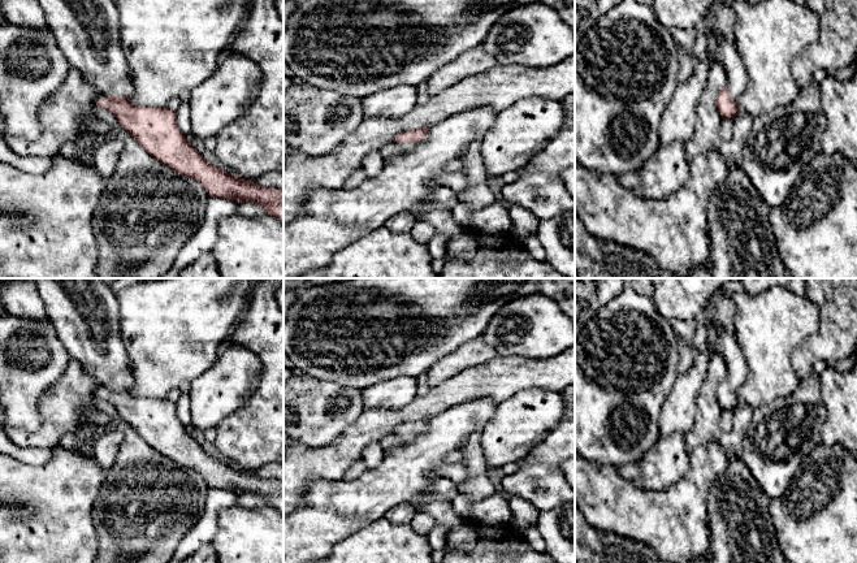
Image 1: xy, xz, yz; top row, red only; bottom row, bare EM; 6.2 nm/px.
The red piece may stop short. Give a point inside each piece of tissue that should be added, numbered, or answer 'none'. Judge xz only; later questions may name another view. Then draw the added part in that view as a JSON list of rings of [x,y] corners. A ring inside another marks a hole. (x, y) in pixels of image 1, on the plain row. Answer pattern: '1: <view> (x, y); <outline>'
1: xz (392, 441); [[[391,433],[389,436],[386,436],[382,441],[381,441],[381,446],[385,451],[408,445],[411,442],[414,442],[420,434],[397,434],[397,433]]]

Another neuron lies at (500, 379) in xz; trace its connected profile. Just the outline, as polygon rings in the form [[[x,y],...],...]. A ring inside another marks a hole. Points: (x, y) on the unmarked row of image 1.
[[[575,345],[557,356],[546,359],[497,356],[430,387],[425,395],[416,395],[410,404],[402,408],[364,408],[360,416],[328,446],[312,449],[289,441],[283,445],[283,516],[291,512],[293,504],[300,499],[308,481],[315,478],[342,480],[349,467],[362,459],[362,452],[369,443],[381,442],[403,423],[432,419],[455,406],[481,398],[490,398],[499,404],[525,389],[540,387],[562,391],[572,384],[575,384]]]

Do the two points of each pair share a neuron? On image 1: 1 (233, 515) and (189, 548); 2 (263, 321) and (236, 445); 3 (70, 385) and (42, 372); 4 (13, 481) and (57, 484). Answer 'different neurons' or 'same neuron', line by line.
1: different neurons
2: same neuron
3: different neurons
4: same neuron

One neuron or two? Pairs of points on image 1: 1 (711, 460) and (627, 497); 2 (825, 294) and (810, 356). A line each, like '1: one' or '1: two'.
1: one
2: one

